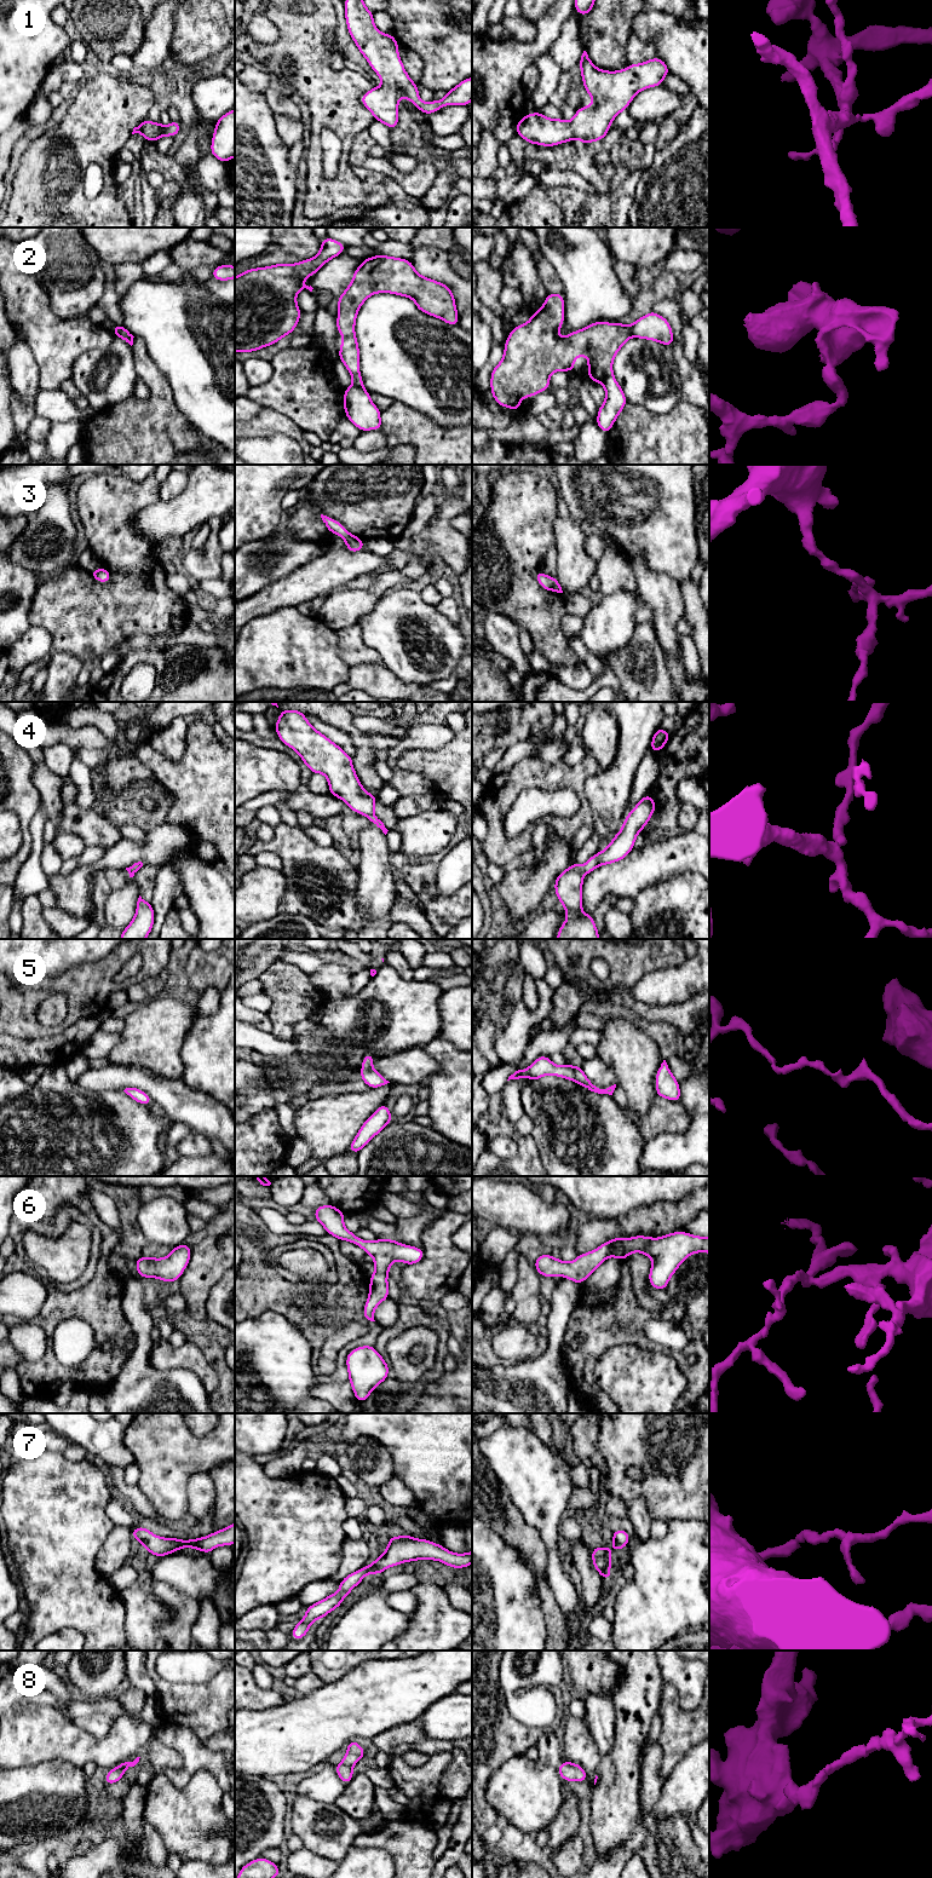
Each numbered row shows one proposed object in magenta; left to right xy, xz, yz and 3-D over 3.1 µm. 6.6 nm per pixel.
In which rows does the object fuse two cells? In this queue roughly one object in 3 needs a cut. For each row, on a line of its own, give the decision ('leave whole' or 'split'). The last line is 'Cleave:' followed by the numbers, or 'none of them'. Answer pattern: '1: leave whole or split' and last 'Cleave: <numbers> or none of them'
1: leave whole
2: split
3: leave whole
4: leave whole
5: leave whole
6: leave whole
7: leave whole
8: leave whole
Cleave: 2

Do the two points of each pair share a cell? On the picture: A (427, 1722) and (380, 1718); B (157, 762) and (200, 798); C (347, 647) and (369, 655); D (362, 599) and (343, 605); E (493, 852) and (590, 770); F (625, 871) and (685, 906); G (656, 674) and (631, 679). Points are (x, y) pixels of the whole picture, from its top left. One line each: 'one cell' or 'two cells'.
A: two cells
B: one cell
C: one cell
D: one cell
E: one cell
F: two cells
G: one cell

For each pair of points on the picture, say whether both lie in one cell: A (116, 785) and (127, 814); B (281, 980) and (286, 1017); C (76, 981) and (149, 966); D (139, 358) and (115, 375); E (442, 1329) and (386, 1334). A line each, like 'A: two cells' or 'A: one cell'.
A: one cell
B: one cell
C: one cell
D: two cells
E: one cell

